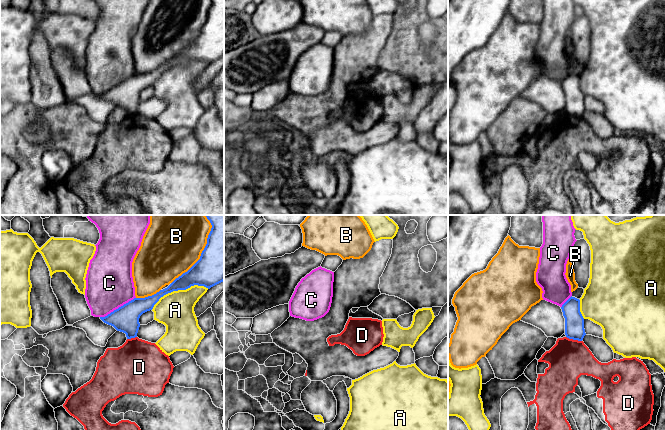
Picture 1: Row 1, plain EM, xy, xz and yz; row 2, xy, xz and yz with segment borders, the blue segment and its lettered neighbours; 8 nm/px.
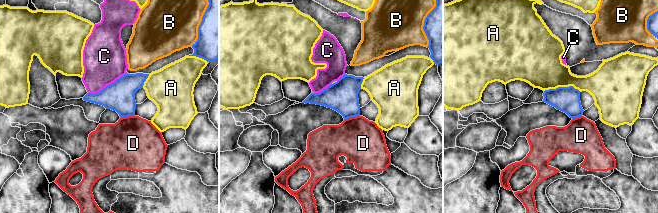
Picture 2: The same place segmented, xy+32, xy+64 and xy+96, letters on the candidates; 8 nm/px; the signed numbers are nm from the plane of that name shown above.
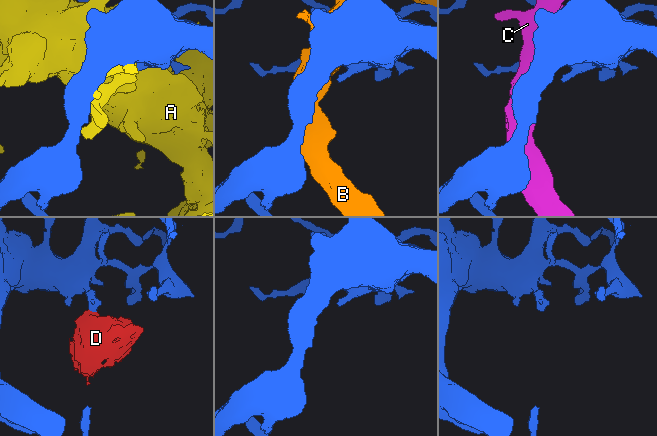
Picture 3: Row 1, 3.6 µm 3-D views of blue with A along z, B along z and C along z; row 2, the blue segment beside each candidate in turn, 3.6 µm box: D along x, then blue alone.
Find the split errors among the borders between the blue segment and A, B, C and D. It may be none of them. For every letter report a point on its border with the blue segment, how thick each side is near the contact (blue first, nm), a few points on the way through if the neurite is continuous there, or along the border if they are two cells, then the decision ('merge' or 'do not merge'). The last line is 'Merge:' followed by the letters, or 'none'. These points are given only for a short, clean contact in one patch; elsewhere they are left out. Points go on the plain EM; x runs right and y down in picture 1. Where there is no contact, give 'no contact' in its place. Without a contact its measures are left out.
A: contact xy (178, 65); calibres 220 and 300 nm; do not merge
B: contact xy (201, 31); calibres 360 and 420 nm; do not merge
C: contact xy (118, 84); calibres 220 and 380 nm; do not merge
D: contact yz (574, 115); calibres 160 and 320 nm; border yz (566, 112), (581, 117); do not merge
Merge: none

